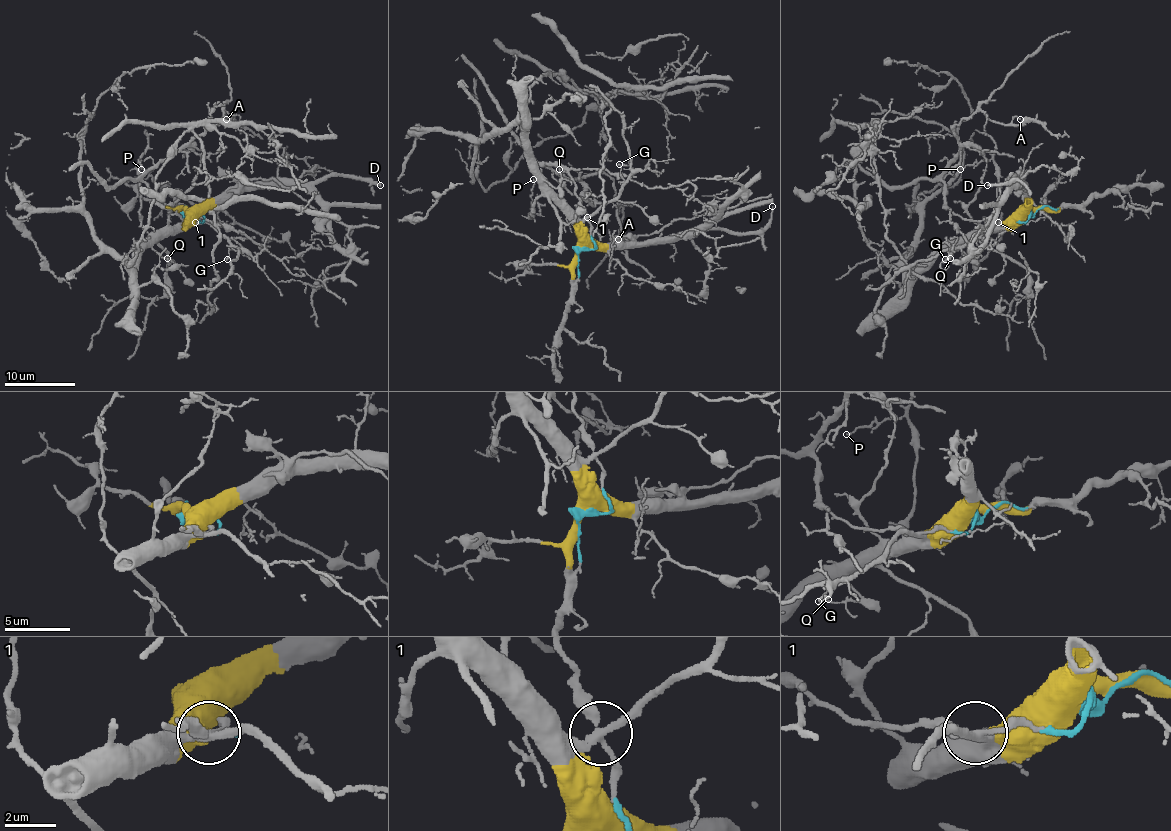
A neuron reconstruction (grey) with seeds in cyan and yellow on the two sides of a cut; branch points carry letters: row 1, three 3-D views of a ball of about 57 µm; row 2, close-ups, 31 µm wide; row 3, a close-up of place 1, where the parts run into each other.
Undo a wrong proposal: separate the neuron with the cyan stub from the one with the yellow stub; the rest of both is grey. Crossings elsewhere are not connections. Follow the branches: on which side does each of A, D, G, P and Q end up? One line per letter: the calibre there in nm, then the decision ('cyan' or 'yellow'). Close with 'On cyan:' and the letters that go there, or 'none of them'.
A: calibre 100 nm; cyan
D: calibre 240 nm; yellow
G: calibre 120 nm; yellow
P: calibre 100 nm; yellow
Q: calibre 110 nm; yellow
On cyan: A

